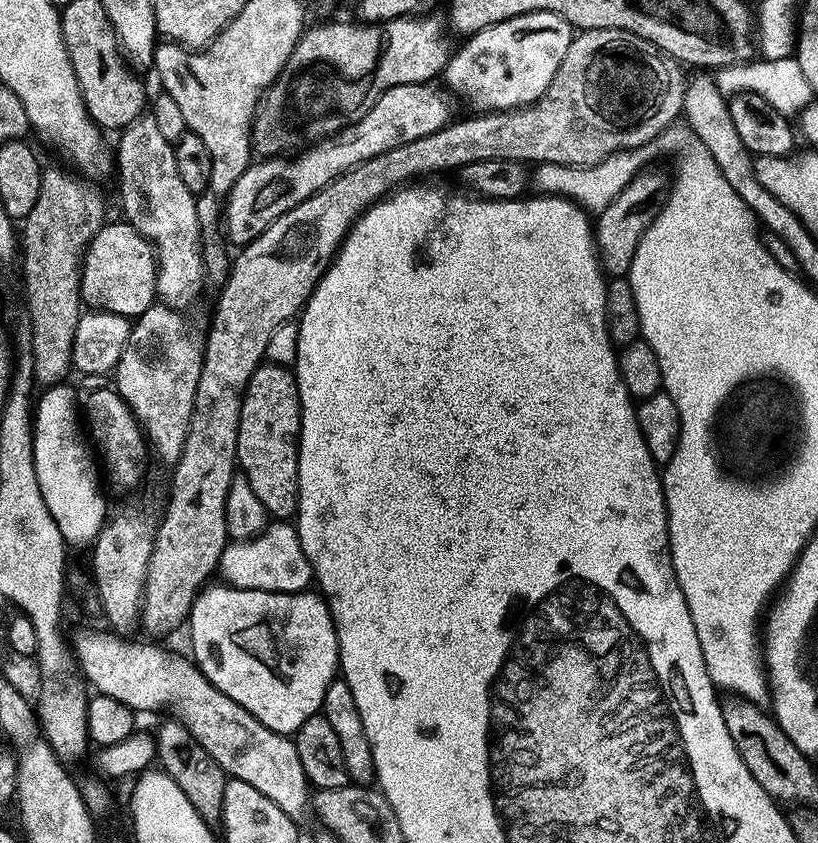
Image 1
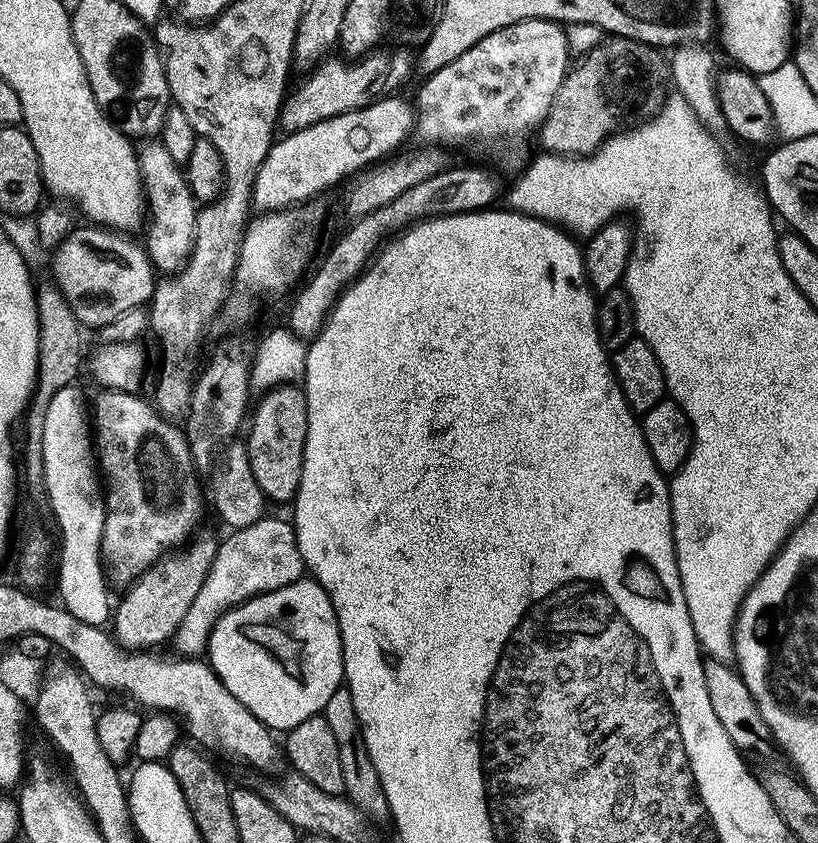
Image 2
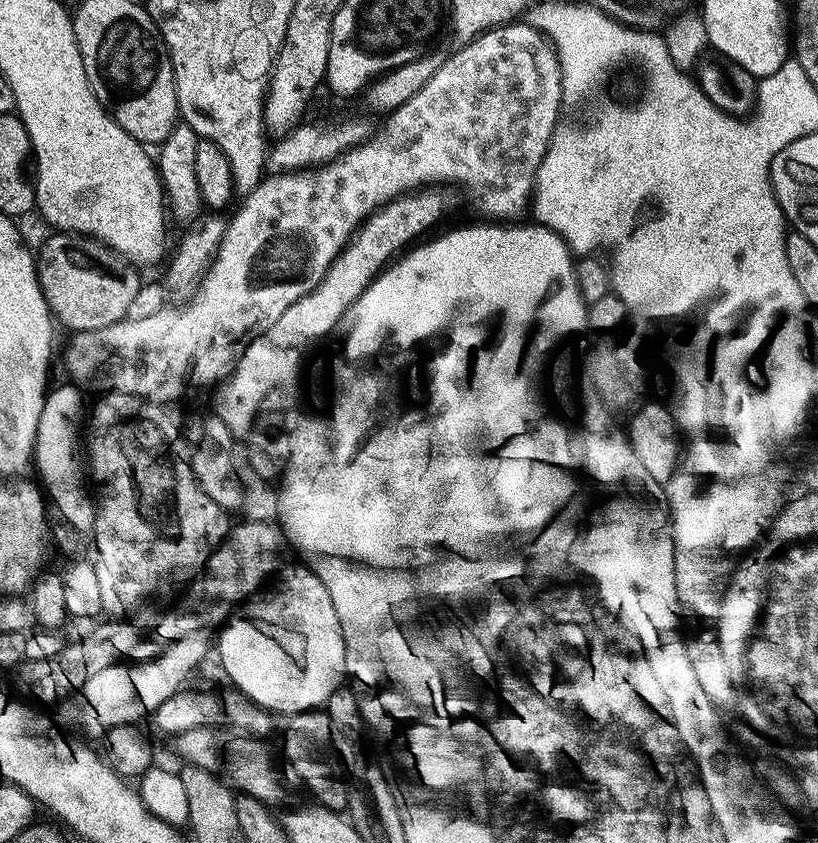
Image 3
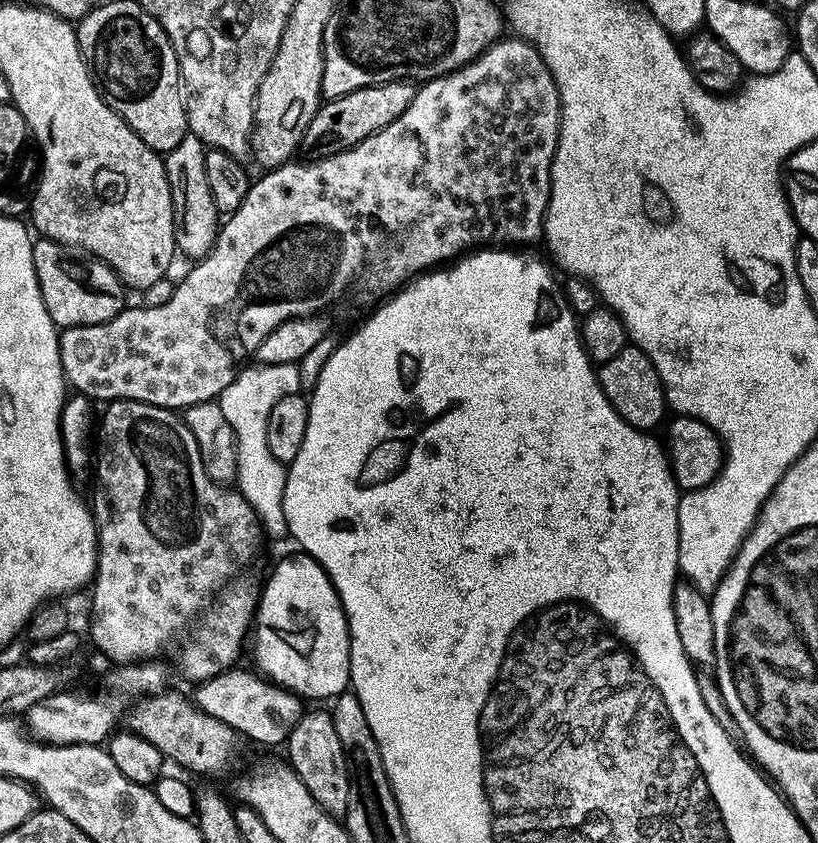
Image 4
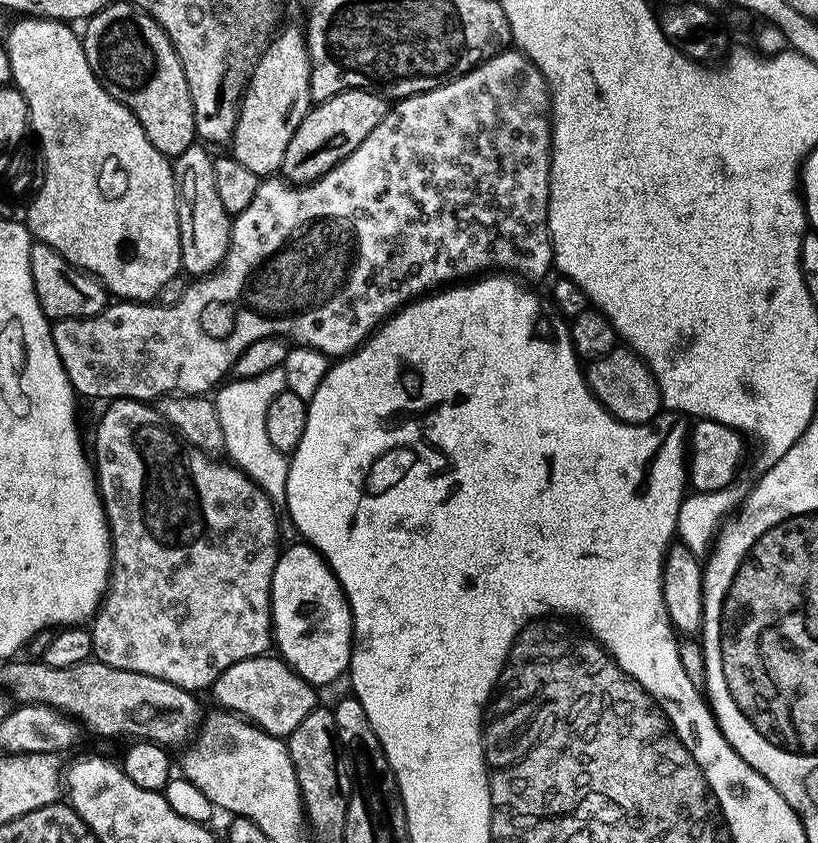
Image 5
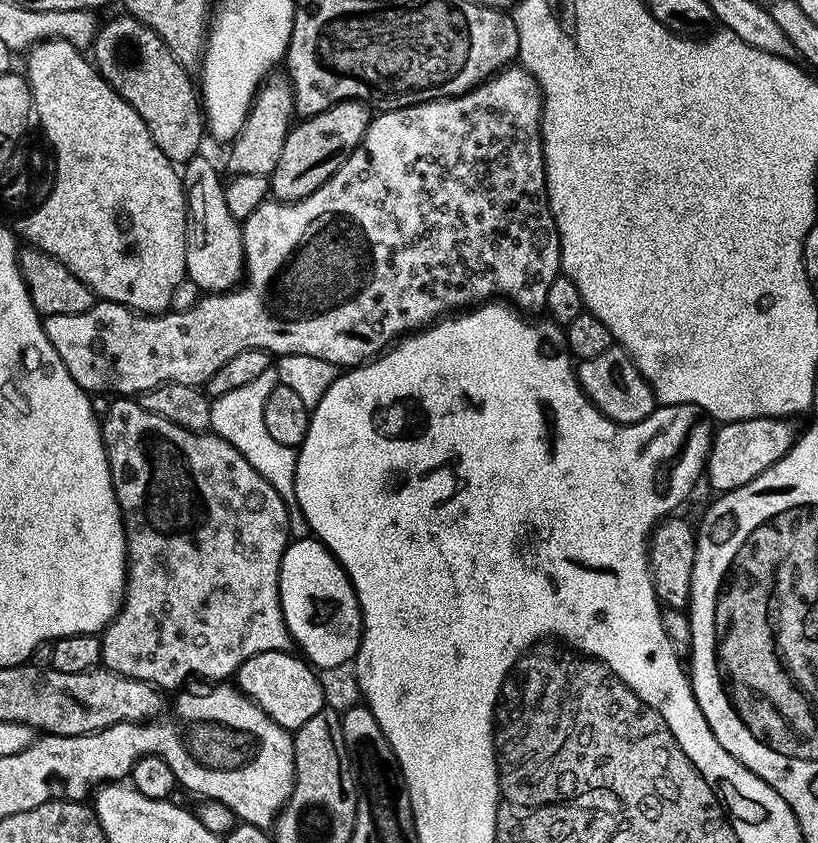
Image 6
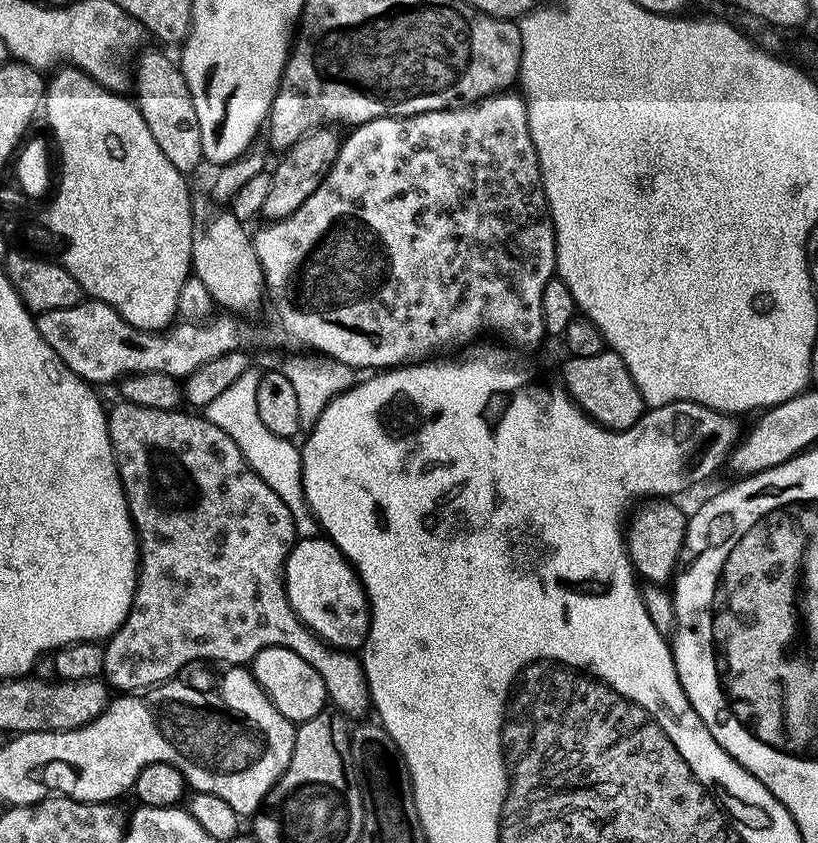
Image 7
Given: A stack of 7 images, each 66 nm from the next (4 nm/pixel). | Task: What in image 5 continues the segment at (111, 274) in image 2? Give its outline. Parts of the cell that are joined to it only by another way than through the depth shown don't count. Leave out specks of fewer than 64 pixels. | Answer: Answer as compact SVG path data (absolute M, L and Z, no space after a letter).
M33 243L30 250L30 274L38 302L49 321L96 316L110 303L108 289L91 272L75 268L73 264L66 262L66 258L62 258L62 254L45 244Z

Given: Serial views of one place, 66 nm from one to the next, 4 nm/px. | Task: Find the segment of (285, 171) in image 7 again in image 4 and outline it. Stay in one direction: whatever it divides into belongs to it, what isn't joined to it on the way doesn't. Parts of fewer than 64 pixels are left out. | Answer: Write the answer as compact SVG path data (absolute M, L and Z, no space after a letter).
M395 80L385 84L371 84L344 96L333 96L325 99L314 114L310 126L304 135L303 147L316 152L317 157L332 156L353 148L358 142L370 138L378 130L390 126L410 106L416 96L417 85L413 81Z

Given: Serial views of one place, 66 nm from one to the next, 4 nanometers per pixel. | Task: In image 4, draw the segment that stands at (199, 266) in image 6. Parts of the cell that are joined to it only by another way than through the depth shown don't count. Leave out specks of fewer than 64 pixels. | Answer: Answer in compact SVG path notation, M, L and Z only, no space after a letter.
M191 134L182 138L174 150L163 157L166 178L172 191L172 209L176 219L176 250L181 257L189 256L189 261L196 262L207 256L216 244L216 233L222 227L220 211L214 206L210 195L210 186L206 183L206 164L204 154L206 145Z

